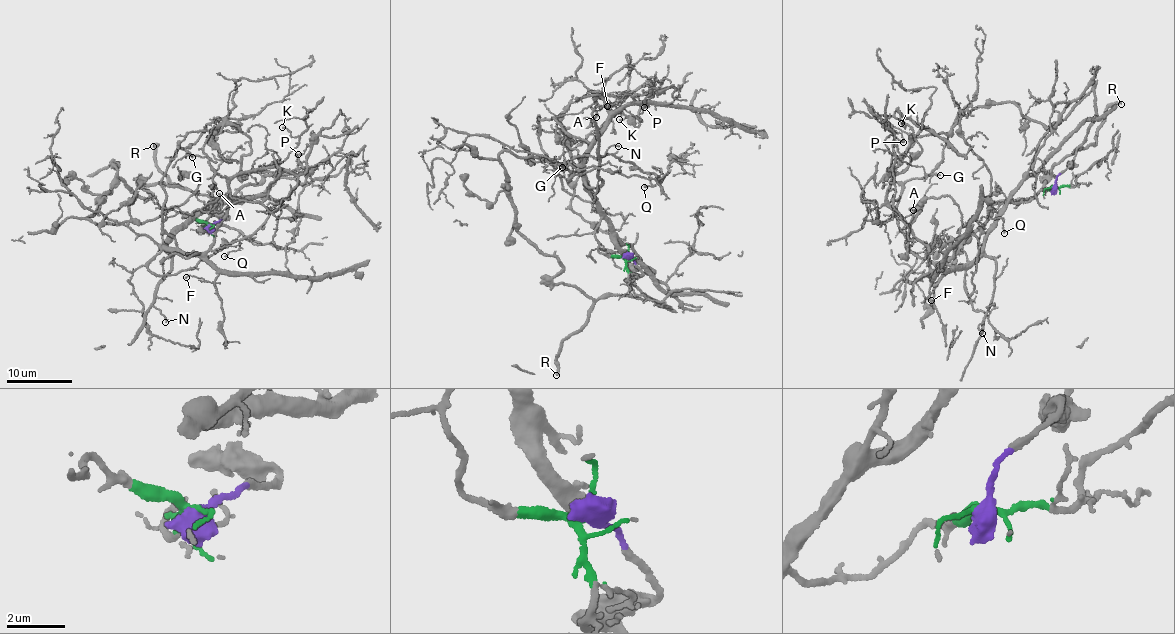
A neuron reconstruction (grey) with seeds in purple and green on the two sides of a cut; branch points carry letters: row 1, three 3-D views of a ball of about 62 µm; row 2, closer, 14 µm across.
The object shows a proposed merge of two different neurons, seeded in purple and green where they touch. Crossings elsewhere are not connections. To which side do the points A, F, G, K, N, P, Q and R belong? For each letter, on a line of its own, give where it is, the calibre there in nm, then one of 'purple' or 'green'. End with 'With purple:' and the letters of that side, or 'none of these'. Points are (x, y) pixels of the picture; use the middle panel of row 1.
A: place (596, 117); calibre 140 nm; green
F: place (607, 106); calibre 130 nm; green
G: place (562, 167); calibre 130 nm; green
K: place (619, 119); calibre 130 nm; green
N: place (618, 146); calibre 160 nm; green
P: place (644, 107); calibre 110 nm; green
Q: place (644, 187); calibre 140 nm; green
R: place (556, 375); calibre 300 nm; purple
With purple: R

